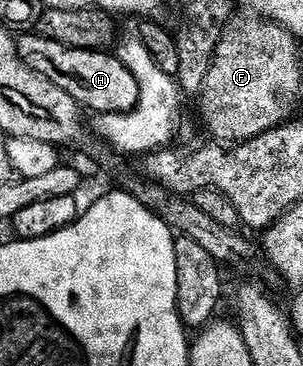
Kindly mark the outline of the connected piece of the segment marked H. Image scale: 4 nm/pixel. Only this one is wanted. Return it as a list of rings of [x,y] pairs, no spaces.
[[[25,33],[18,38],[17,50],[25,63],[37,73],[44,75],[54,85],[64,89],[84,108],[91,108],[99,115],[106,113],[129,113],[137,108],[141,98],[138,80],[130,69],[114,54],[104,50],[77,50],[67,48],[57,41],[38,33]]]

